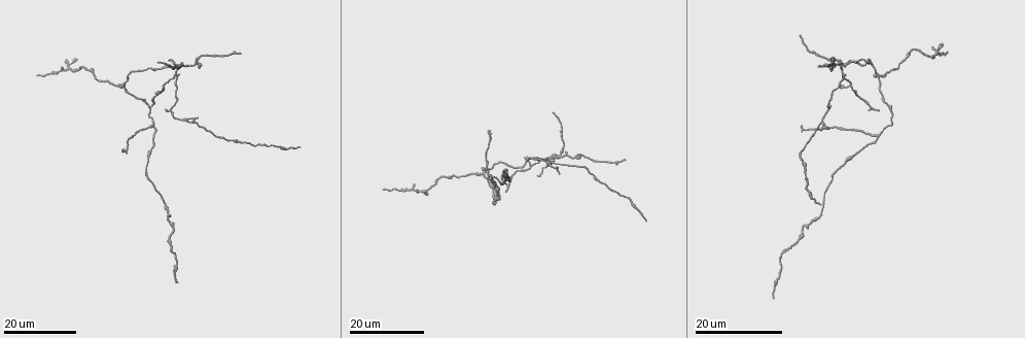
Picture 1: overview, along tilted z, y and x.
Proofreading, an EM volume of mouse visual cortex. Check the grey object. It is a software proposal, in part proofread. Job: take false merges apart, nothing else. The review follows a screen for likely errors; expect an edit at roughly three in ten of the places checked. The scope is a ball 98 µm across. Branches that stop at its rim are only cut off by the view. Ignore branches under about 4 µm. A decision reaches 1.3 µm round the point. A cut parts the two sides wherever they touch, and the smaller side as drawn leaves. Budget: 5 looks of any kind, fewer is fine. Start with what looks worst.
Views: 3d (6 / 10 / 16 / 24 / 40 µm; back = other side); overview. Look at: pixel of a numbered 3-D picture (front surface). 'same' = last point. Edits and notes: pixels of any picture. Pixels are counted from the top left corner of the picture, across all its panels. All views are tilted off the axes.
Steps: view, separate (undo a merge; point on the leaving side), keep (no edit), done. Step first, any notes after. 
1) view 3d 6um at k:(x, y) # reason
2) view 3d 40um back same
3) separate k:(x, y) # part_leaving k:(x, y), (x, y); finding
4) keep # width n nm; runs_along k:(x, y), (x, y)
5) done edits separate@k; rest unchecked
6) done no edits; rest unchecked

view 3d 16um at 1:(70, 69) # four arms meet

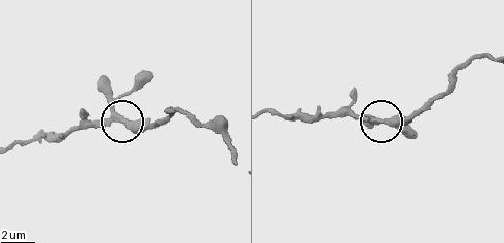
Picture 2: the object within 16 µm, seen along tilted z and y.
view 3d 6um at 2:(375, 122)

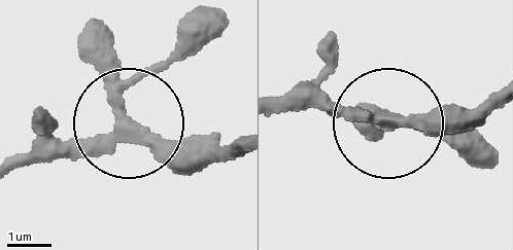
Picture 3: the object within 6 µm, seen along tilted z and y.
separate 3:(42, 148) # arms 4; part_leaving 3:(104, 141), (20, 152); a second neuron is stuck on

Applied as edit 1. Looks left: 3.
view overview

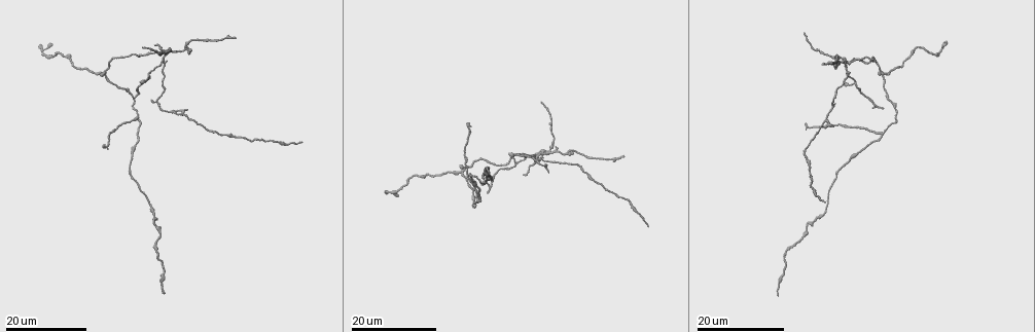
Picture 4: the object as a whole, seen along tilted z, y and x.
view 3d 24um at 4:(461, 172) # three arms meet

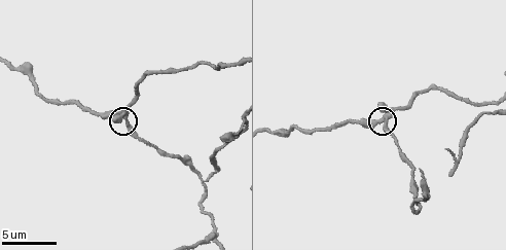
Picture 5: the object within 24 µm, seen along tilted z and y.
view 3d 6um at 5:(382, 118)

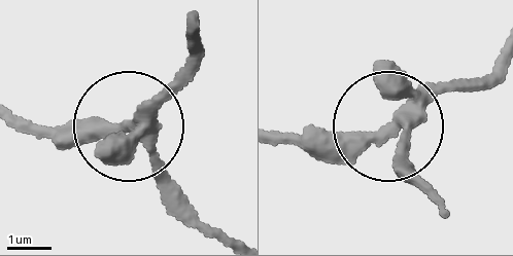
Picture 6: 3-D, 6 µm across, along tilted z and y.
keep # arms 3; runs_along 6:(195, 35), (179, 75), (124, 122), (15, 122); all the same neuron

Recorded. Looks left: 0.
done edits separate@3; rest unchecked

